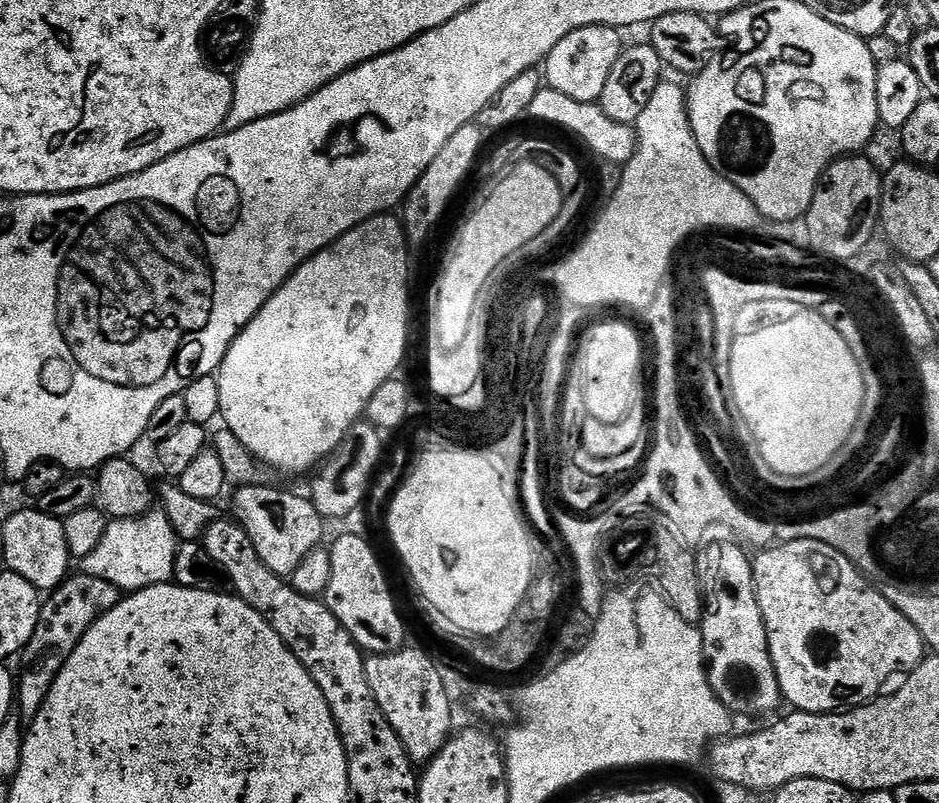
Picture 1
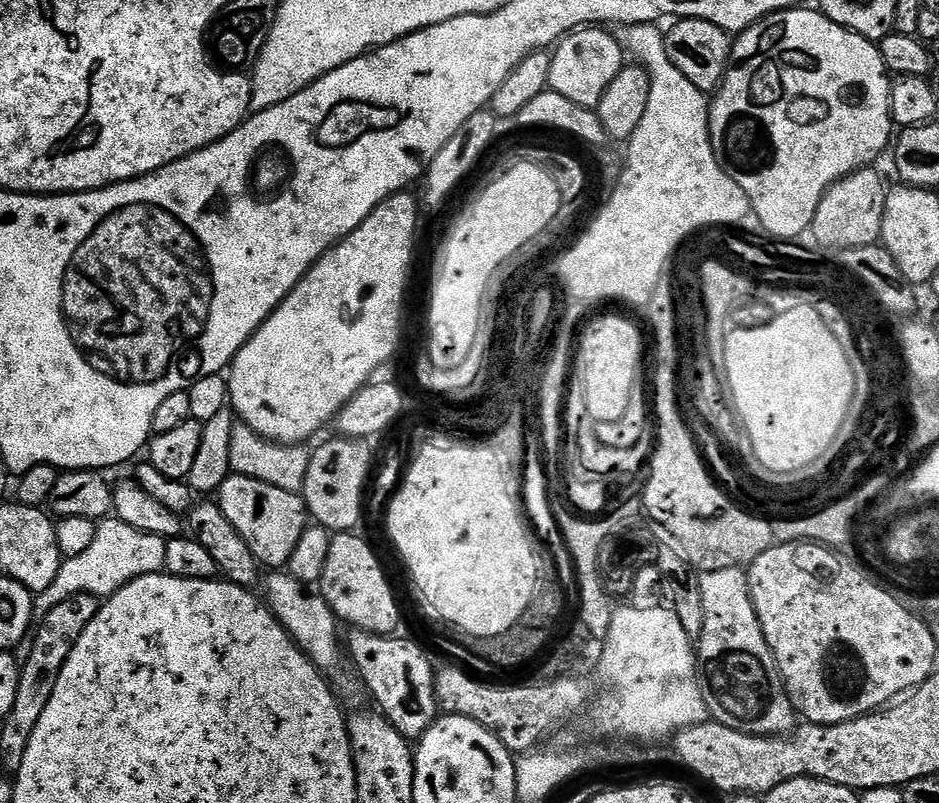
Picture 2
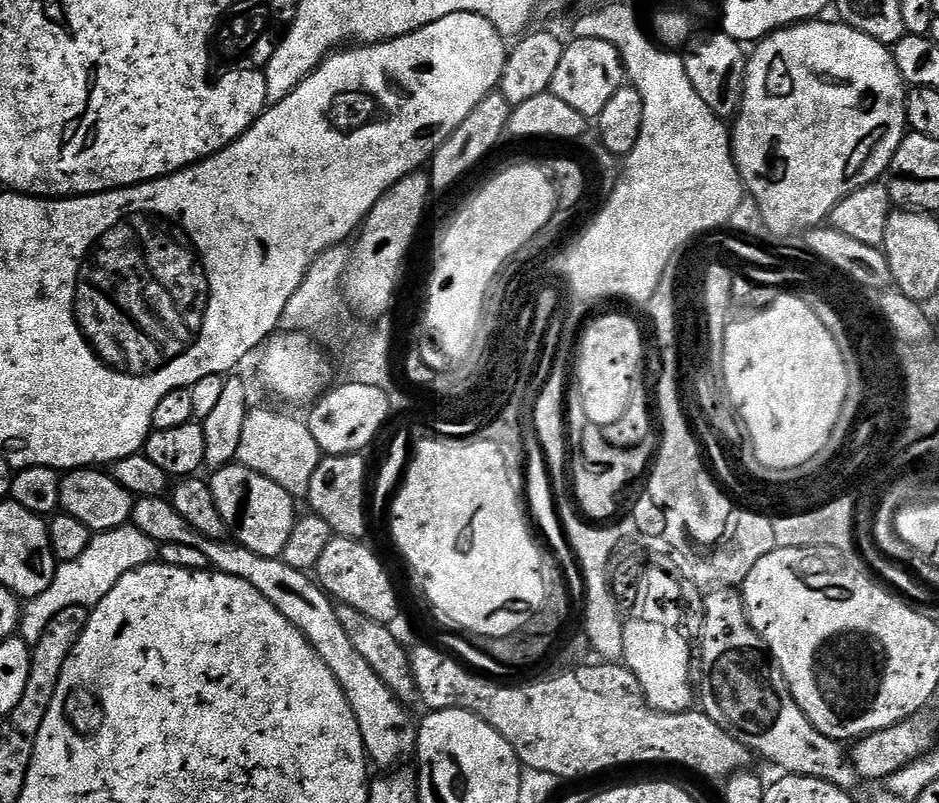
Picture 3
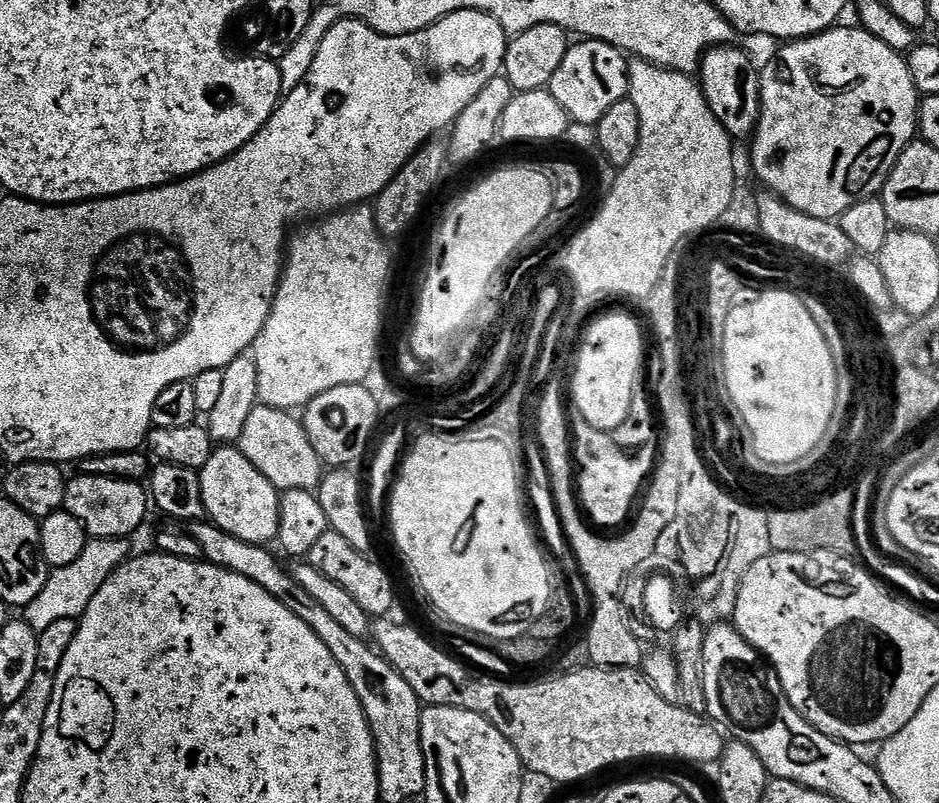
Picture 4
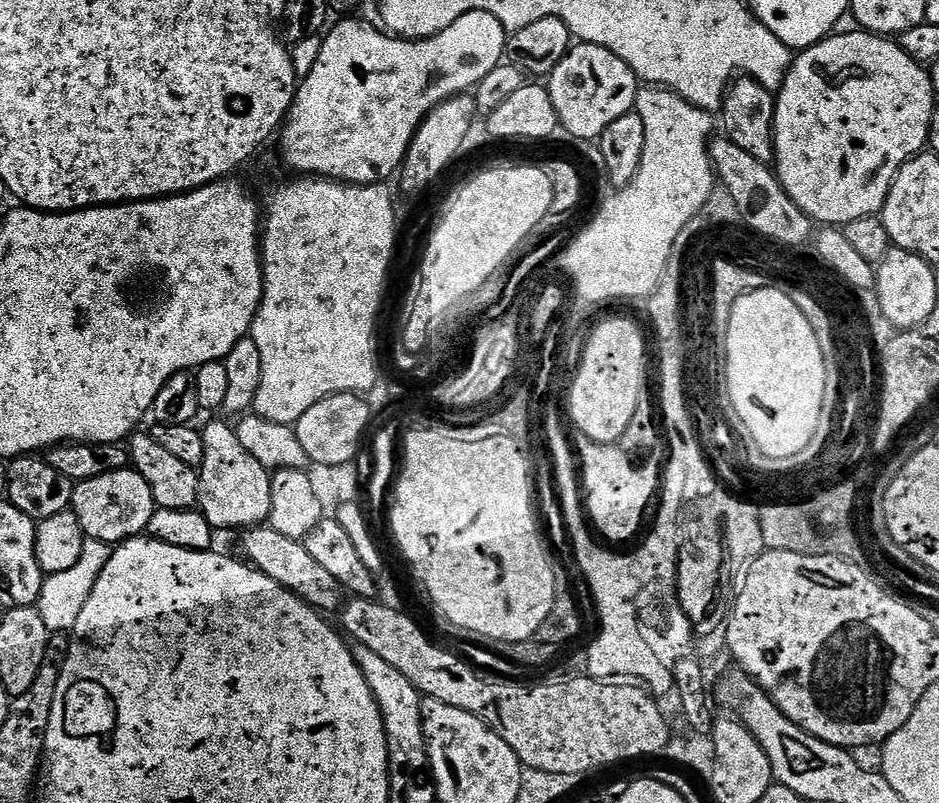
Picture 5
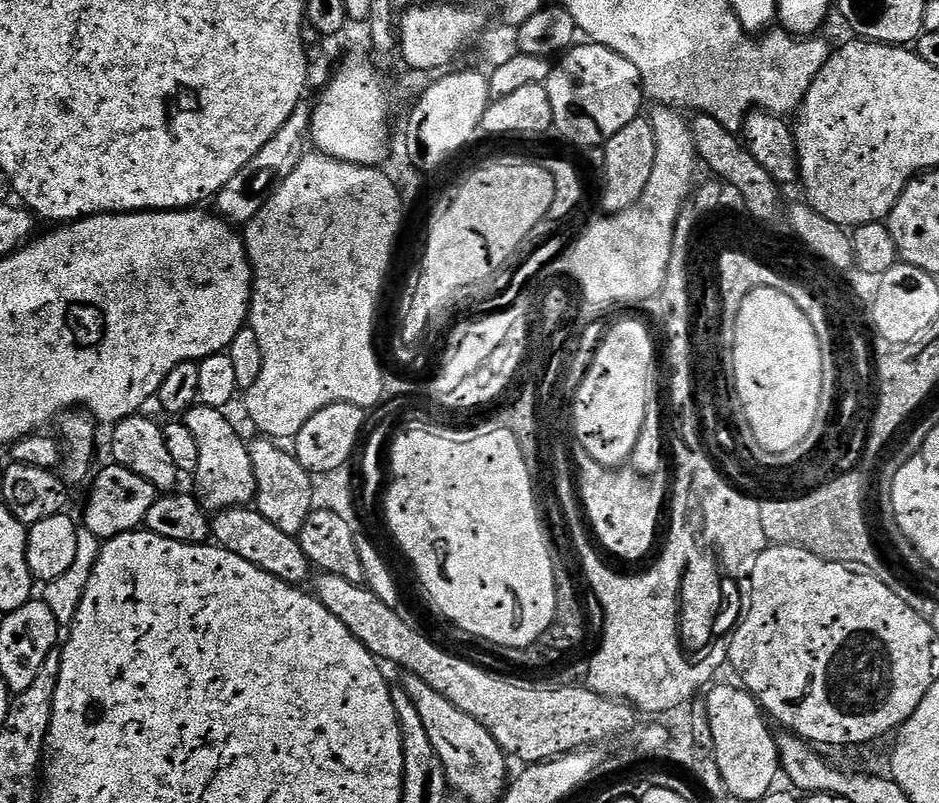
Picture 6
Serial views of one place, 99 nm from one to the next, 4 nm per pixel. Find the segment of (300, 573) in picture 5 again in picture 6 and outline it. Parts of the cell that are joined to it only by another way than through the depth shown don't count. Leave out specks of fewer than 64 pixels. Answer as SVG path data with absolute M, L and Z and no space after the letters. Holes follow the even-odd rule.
M255 507L223 508L211 517L211 521L211 539L219 547L238 554L238 558L246 558L246 562L274 574L274 578L287 584L304 586L307 585L308 575L309 580L313 575L314 569L309 564L299 539L290 534L282 534L282 530L278 530L278 526L257 512Z

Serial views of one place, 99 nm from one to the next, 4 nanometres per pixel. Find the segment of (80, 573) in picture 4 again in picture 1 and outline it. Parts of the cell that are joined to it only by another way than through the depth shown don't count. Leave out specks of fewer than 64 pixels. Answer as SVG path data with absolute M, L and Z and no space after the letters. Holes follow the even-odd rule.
M149 510L143 516L125 520L109 519L102 542L98 542L91 554L86 554L82 572L86 576L106 578L106 582L118 586L121 593L140 592L172 580L174 558L180 545L174 526L170 526L170 518L166 518L162 510Z

